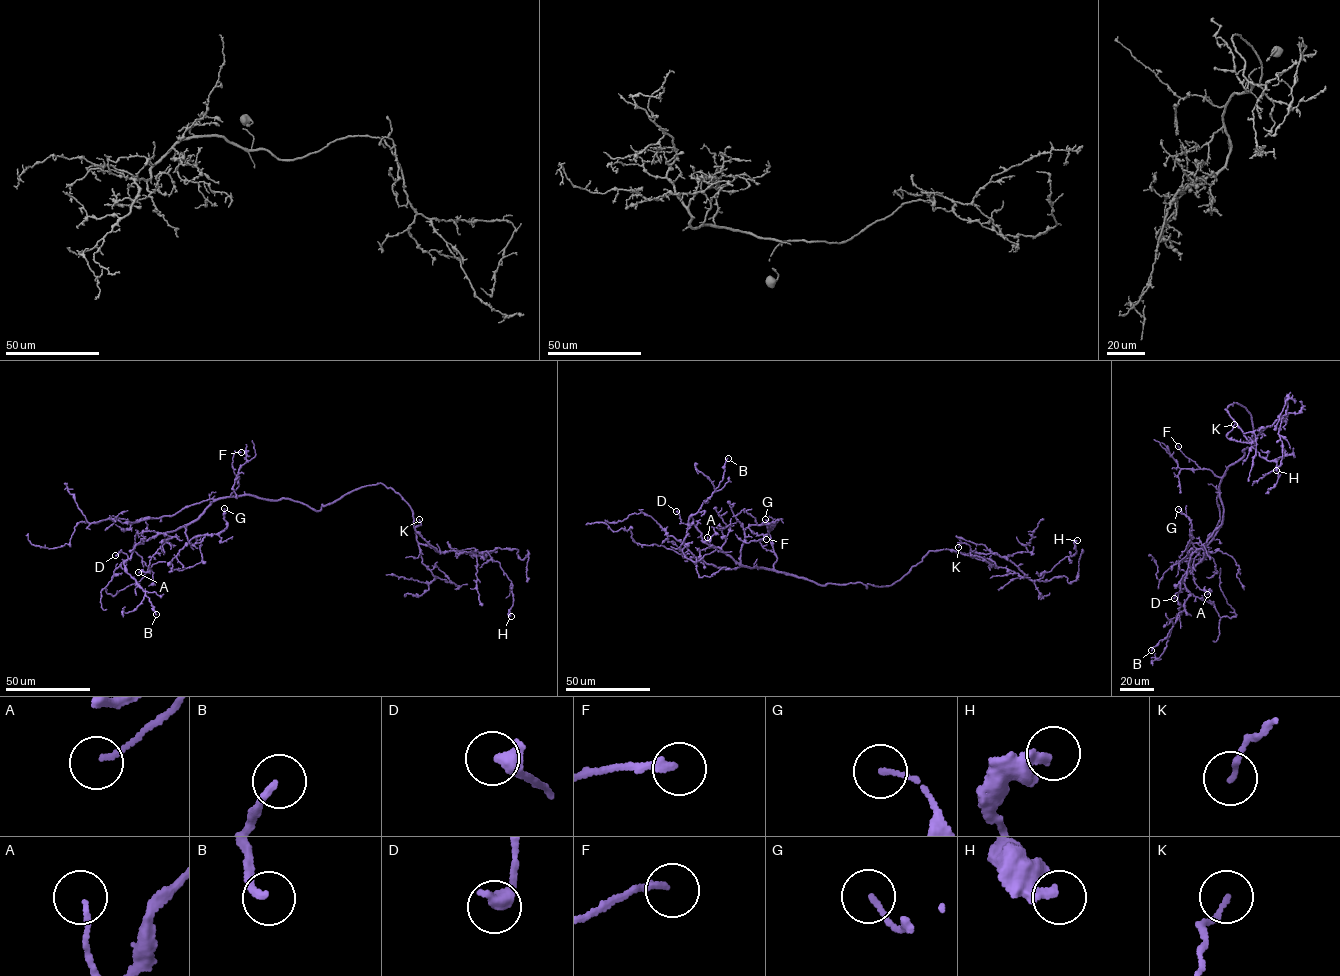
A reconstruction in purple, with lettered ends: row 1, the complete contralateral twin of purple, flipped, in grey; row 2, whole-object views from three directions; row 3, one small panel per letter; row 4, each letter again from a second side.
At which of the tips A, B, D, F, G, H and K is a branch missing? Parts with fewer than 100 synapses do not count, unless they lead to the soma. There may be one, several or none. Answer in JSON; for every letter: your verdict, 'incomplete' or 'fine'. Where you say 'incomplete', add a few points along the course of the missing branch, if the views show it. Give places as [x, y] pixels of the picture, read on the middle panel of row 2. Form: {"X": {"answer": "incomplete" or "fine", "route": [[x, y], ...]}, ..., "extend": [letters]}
{"A": {"answer": "fine"}, "B": {"answer": "fine"}, "D": {"answer": "fine"}, "F": {"answer": "fine"}, "G": {"answer": "fine"}, "H": {"answer": "fine"}, "K": {"answer": "fine"}, "extend": []}

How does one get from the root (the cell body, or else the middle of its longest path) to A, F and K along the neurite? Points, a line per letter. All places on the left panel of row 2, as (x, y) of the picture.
A: (303, 504), (242, 494), (218, 498), (196, 519), (165, 533), (169, 537), (151, 557), (147, 571), (138, 572)
F: (303, 504), (283, 498), (230, 496), (239, 485), (232, 466), (233, 455), (241, 452)
K: (303, 504), (318, 511), (322, 504), (382, 483), (409, 505), (418, 542), (440, 552), (416, 533), (419, 519)

